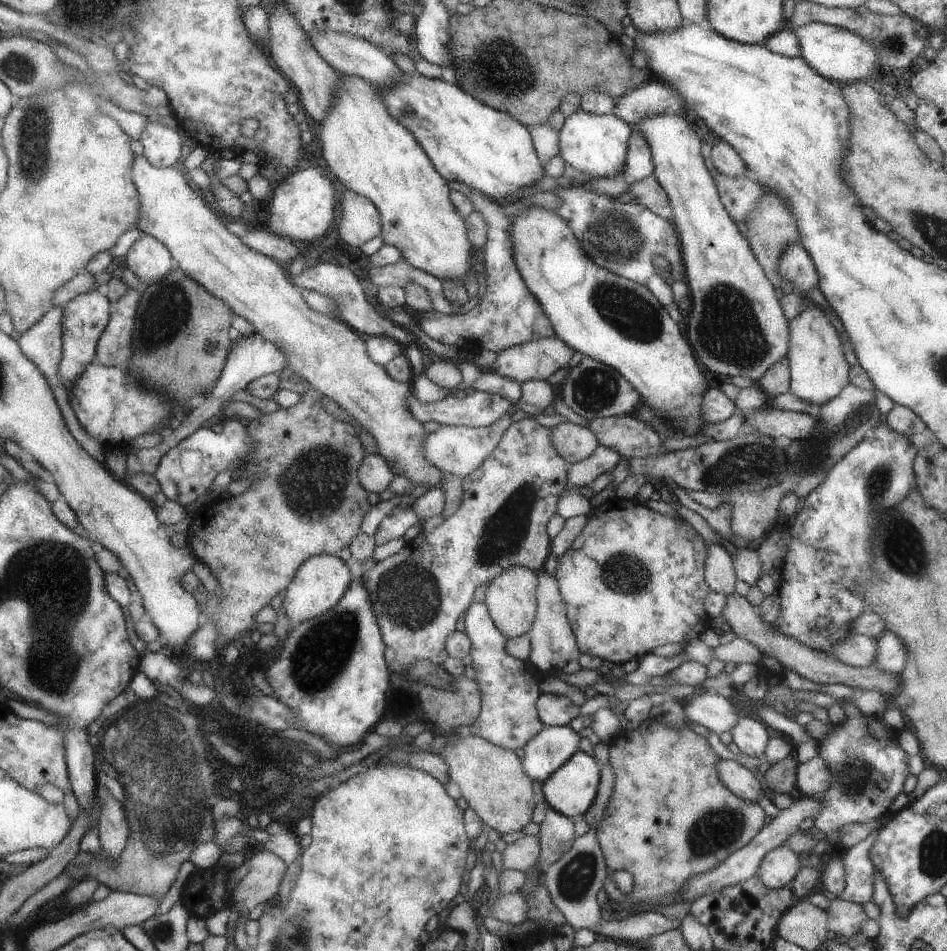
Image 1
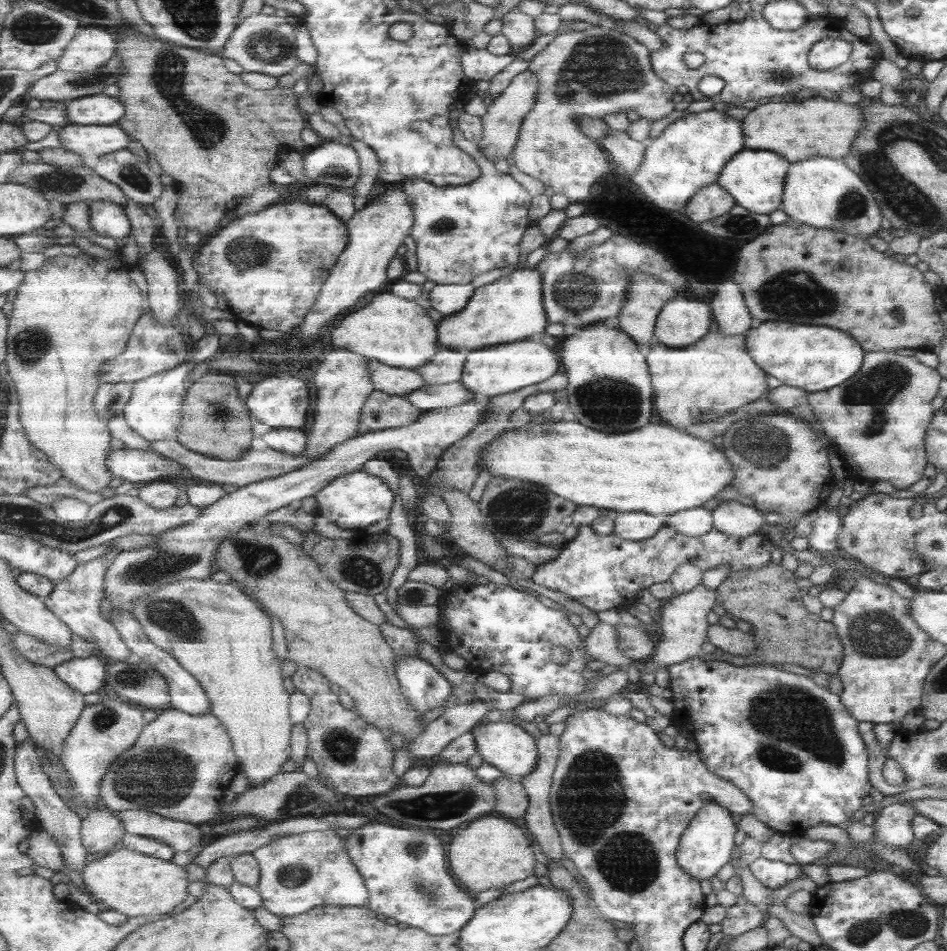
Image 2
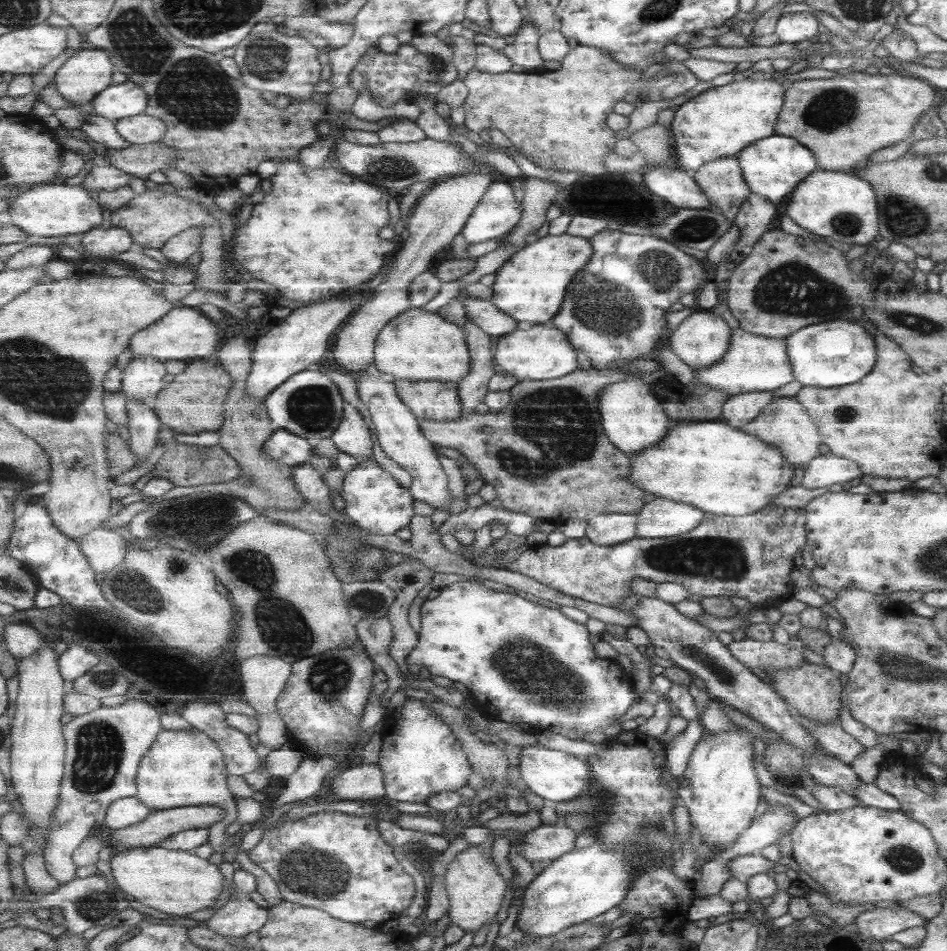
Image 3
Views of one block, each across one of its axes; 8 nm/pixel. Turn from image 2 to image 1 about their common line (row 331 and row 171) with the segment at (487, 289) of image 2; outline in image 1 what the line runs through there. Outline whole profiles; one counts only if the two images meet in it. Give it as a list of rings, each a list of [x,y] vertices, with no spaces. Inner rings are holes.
[[[407,69],[401,72],[403,72],[401,86],[391,90],[383,90],[383,88],[377,88],[377,90],[381,92],[393,118],[400,120],[401,124],[411,130],[433,164],[438,167],[441,176],[448,181],[463,182],[469,188],[474,188],[478,193],[489,196],[493,200],[501,200],[501,198],[511,200],[515,192],[521,192],[525,190],[525,186],[533,186],[535,182],[539,182],[539,178],[543,176],[543,170],[535,156],[528,129],[520,121],[513,120],[513,117],[506,112],[489,108],[489,105],[469,96],[461,90],[460,86],[451,84],[447,80],[425,76],[418,71],[408,72]]]

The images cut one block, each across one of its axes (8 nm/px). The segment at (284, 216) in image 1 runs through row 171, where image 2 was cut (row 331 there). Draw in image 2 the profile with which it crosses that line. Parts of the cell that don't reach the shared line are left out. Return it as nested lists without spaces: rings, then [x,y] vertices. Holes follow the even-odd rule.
[[[404,182],[402,183],[401,186],[387,190],[381,198],[355,212],[348,220],[349,238],[351,238],[349,246],[341,253],[337,265],[331,270],[328,280],[325,280],[321,288],[319,300],[309,310],[305,322],[296,329],[296,335],[311,338],[319,334],[323,326],[326,328],[327,324],[331,324],[339,314],[351,310],[349,306],[365,298],[365,292],[383,291],[390,279],[387,278],[390,262],[398,256],[397,250],[412,233],[415,222],[415,209],[409,201],[409,193],[405,189]]]

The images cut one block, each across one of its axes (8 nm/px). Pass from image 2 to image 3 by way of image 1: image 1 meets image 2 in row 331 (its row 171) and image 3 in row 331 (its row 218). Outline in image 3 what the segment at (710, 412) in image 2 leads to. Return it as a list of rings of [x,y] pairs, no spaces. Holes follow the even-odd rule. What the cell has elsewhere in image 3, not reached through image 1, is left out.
[[[738,328],[730,332],[729,348],[719,362],[695,370],[694,378],[701,384],[733,396],[746,392],[771,393],[787,384],[793,378],[793,373],[786,355],[784,339],[749,334]]]

